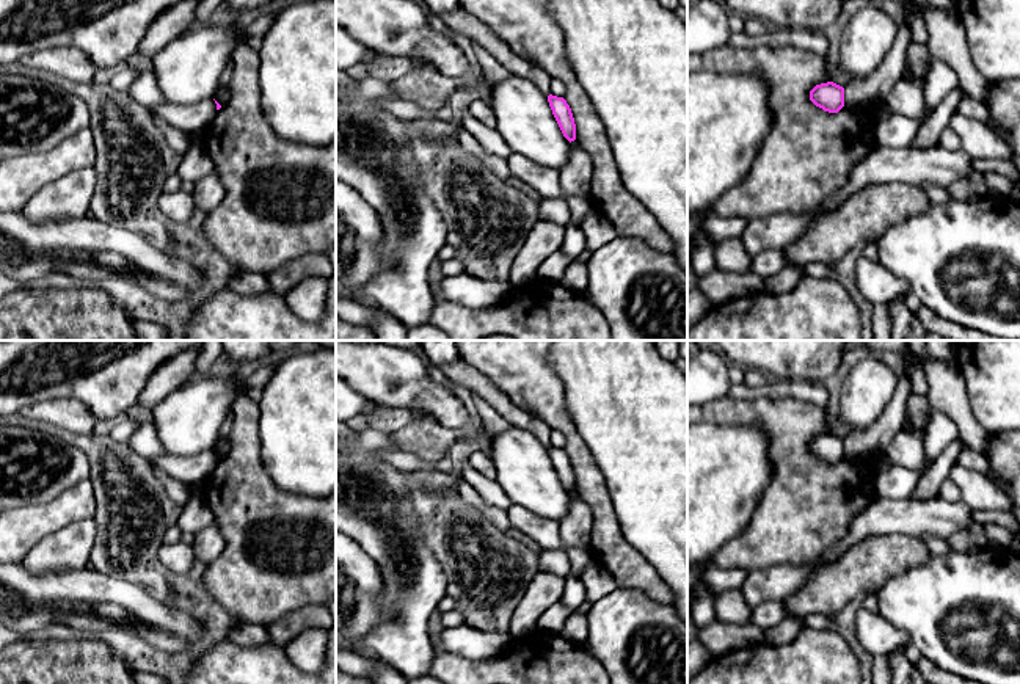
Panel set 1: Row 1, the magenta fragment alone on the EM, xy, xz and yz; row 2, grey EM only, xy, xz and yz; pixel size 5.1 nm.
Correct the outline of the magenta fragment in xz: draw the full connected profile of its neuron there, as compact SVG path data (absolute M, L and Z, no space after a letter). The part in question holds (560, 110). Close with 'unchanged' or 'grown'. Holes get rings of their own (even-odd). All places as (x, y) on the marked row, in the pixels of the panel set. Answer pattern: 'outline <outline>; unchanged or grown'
outline M549 94L548 96L549 107L552 110L552 115L563 133L563 136L571 143L576 140L576 124L571 113L570 105L563 97L557 97Z; unchanged

